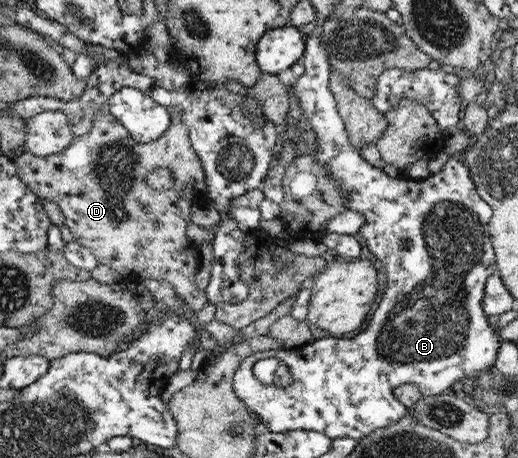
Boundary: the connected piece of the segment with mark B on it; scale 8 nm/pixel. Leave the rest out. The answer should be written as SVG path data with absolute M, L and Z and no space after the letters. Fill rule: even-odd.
M320 22L307 35L303 63L305 72L293 88L305 122L316 133L316 160L326 166L331 178L342 186L347 197L347 209L366 216L357 235L364 239L364 245L368 246L376 261L382 263L387 288L368 326L356 336L340 338L332 335L296 348L253 353L238 367L234 385L238 397L245 401L250 412L262 420L262 427L269 432L286 434L309 430L325 433L330 439L350 436L359 440L375 430L396 424L408 414L404 404L394 397L394 388L415 383L424 398L434 397L452 393L456 381L474 379L484 370L492 369L490 365L494 365L500 339L488 325L482 302L488 277L497 273L489 228L493 209L481 198L469 167L456 159L450 158L437 173L414 180L390 177L385 169L376 167L360 155L349 140L344 120L337 111L336 96L329 87L332 67ZM403 241L409 241L409 244L404 247ZM267 358L280 359L290 369L293 381L290 387L263 385L254 377L255 363Z

